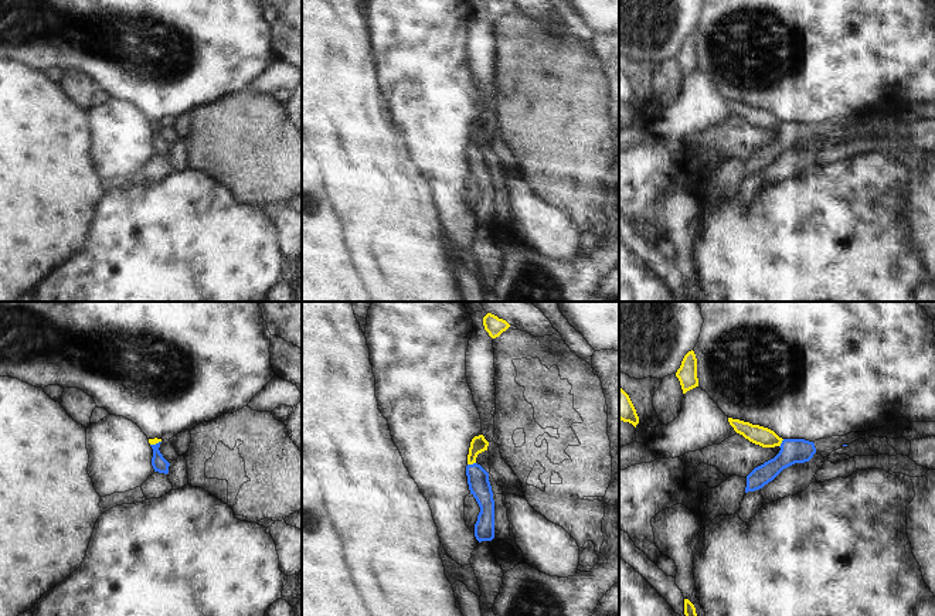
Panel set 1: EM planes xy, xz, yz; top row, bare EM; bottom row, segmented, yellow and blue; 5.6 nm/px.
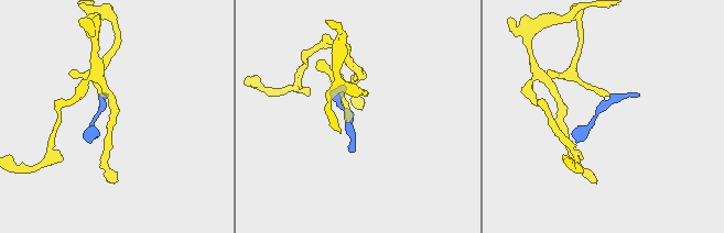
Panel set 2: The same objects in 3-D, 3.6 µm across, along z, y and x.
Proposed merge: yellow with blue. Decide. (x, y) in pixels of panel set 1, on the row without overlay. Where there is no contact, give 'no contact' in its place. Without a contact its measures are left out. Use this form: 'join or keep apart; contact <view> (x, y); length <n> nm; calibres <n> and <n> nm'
join; contact xz (471, 146); length 50 nm; calibres 90 and 130 nm

